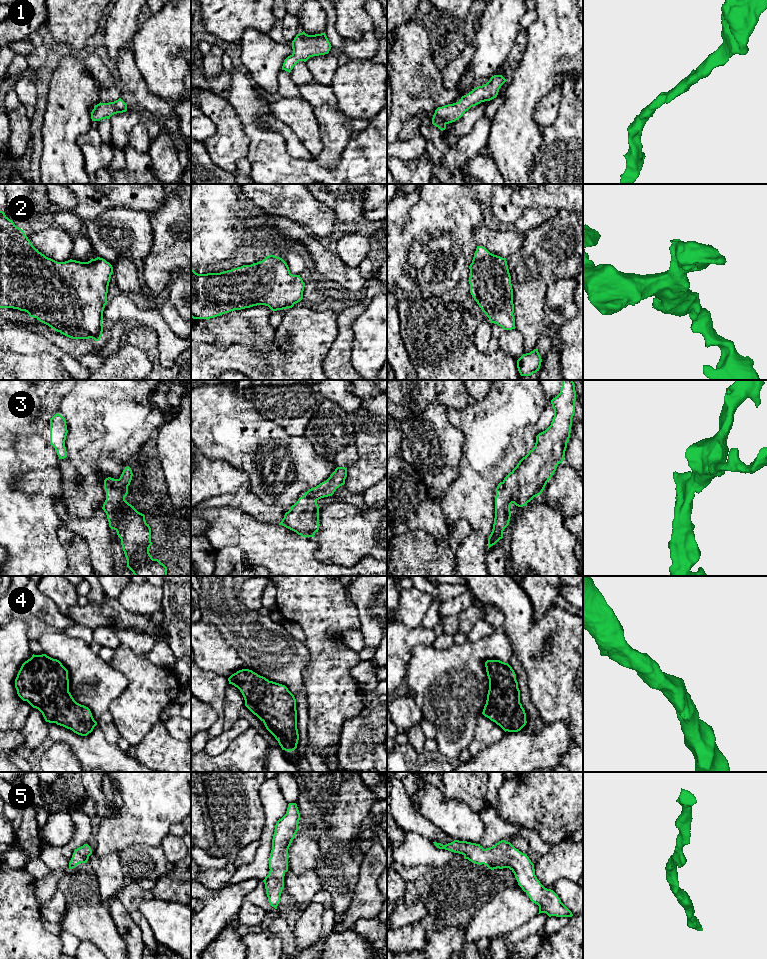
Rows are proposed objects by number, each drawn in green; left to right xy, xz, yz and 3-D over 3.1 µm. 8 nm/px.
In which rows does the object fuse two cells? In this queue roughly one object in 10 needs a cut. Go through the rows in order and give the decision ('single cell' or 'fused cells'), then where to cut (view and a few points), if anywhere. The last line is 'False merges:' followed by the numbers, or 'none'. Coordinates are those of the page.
1: single cell; no cut
2: single cell; no cut
3: single cell; no cut
4: single cell; no cut
5: single cell; no cut
False merges: none

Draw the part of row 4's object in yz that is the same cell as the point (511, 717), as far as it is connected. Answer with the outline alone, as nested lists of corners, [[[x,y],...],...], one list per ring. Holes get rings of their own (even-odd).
[[[487,660],[485,667],[489,690],[482,714],[505,732],[520,731],[527,721],[514,670],[500,660]]]

